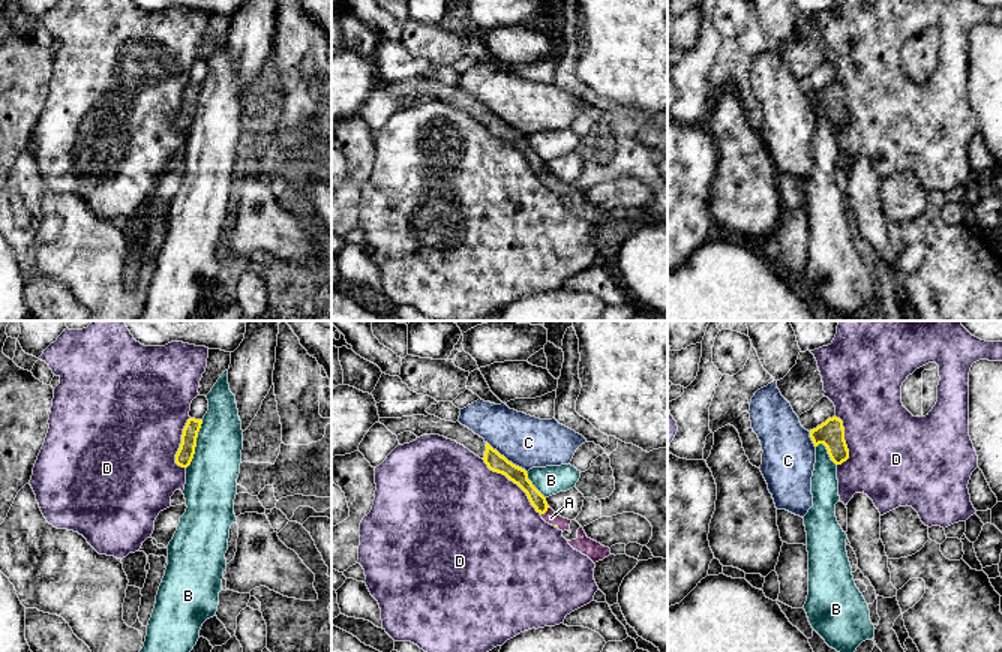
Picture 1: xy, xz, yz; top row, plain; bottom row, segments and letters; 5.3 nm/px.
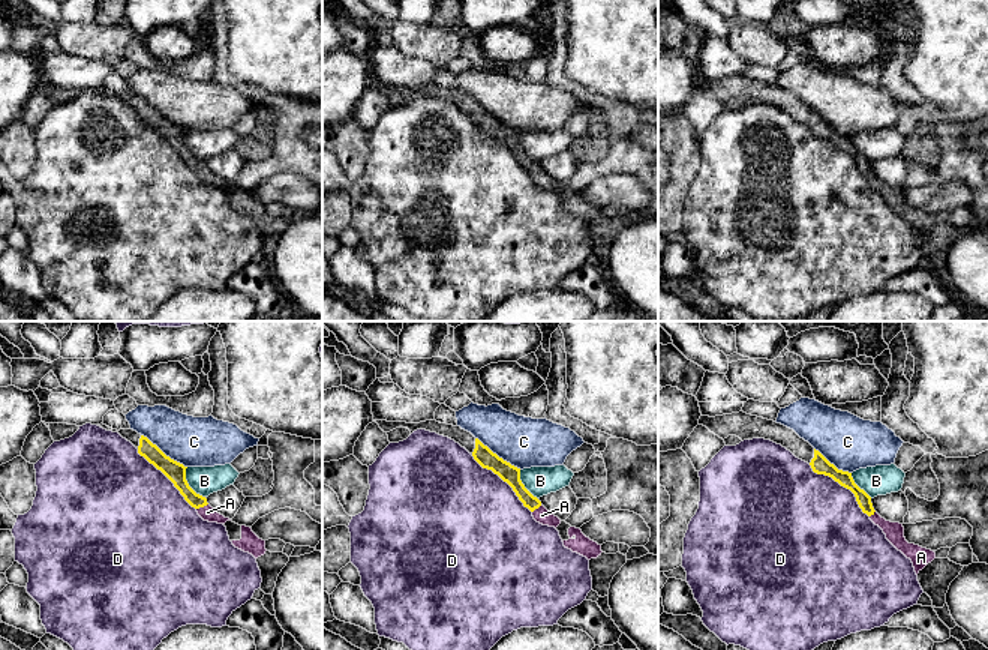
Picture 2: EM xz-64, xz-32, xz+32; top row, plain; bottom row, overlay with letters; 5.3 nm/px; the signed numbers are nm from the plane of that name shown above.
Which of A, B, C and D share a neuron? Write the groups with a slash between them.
A / B / C / D

